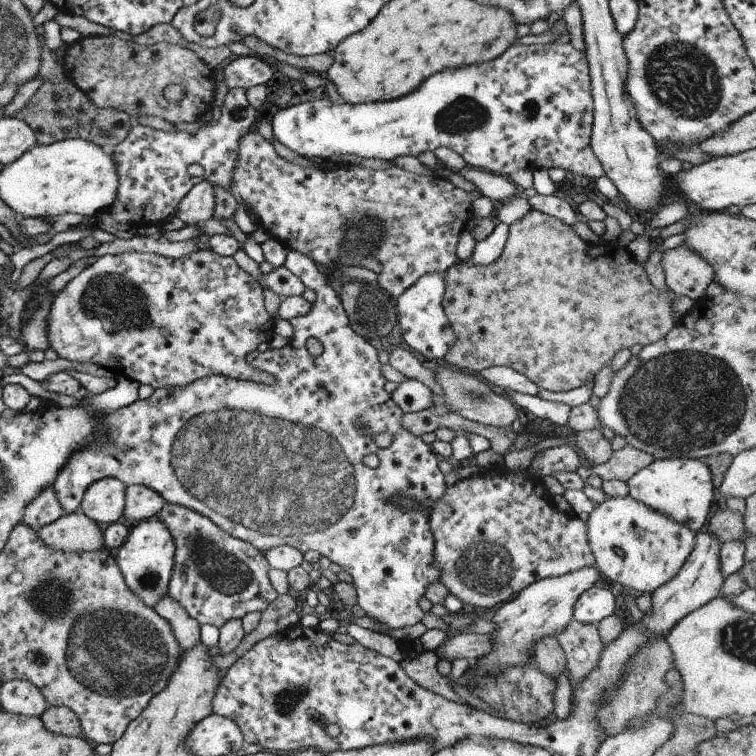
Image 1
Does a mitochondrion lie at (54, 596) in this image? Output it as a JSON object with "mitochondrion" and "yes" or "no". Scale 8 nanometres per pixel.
{"mitochondrion":"yes"}

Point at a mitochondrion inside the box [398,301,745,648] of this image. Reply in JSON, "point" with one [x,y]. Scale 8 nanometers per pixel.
{"point":[485,567]}

